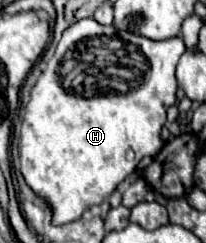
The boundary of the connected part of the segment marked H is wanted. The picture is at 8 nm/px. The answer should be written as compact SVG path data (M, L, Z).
M83 18L83 20L77 20L75 24L71 24L59 44L57 44L57 50L53 54L53 58L49 60L45 72L41 74L41 78L37 80L35 88L31 90L31 100L25 108L25 118L23 118L23 126L21 126L21 142L19 142L19 156L21 156L21 174L27 182L27 186L39 196L43 198L49 206L51 206L51 212L53 212L53 218L51 218L51 224L53 226L59 226L59 224L67 224L67 222L73 222L73 220L79 220L81 214L95 206L95 204L101 204L115 188L119 182L123 182L129 174L135 172L137 164L141 158L145 156L157 156L159 150L163 148L163 140L161 140L161 128L167 120L167 108L175 102L175 92L177 92L177 80L175 80L175 66L181 58L181 54L185 52L185 44L181 38L173 38L173 40L163 40L163 42L155 42L155 40L145 40L143 36L137 36L137 34L131 34L131 32L119 32L115 26L103 26L99 22L95 22L93 18Z

